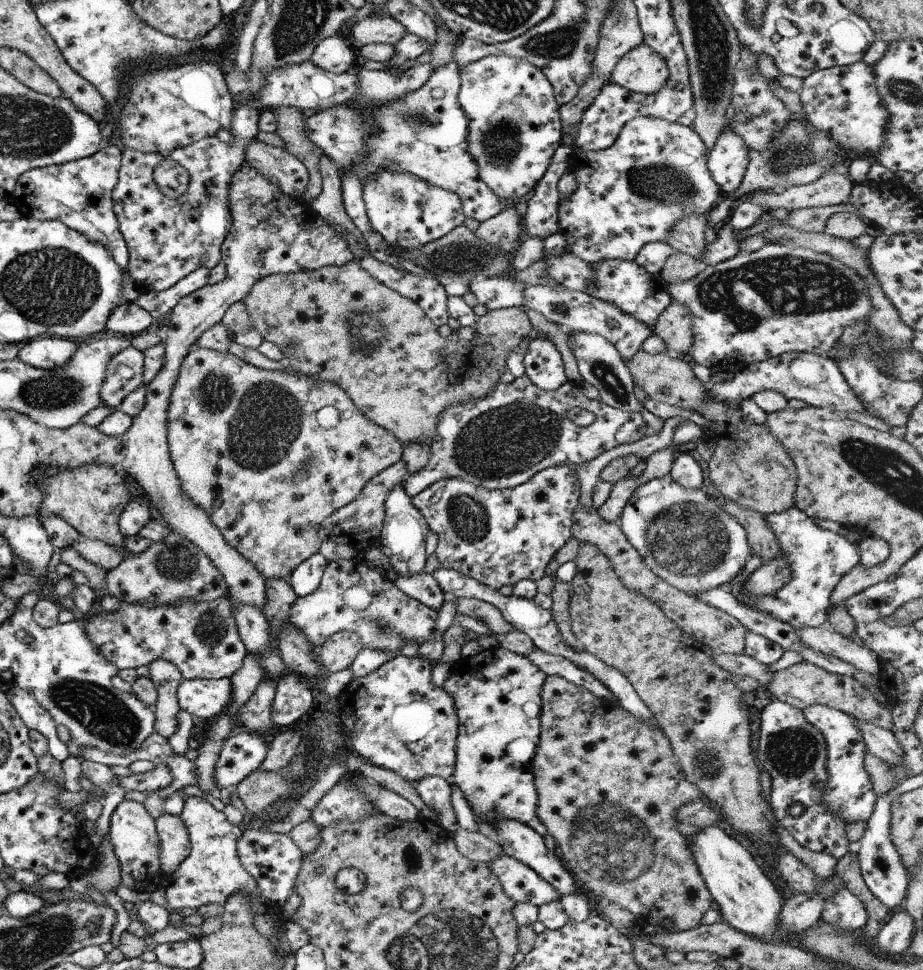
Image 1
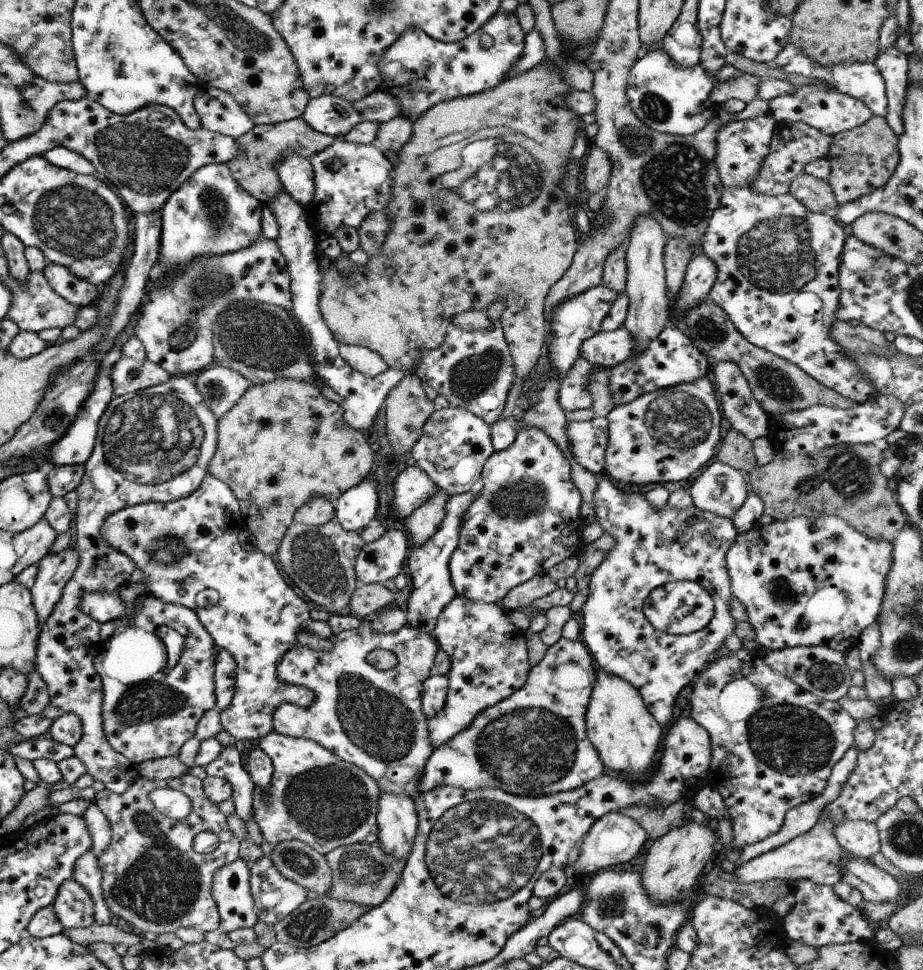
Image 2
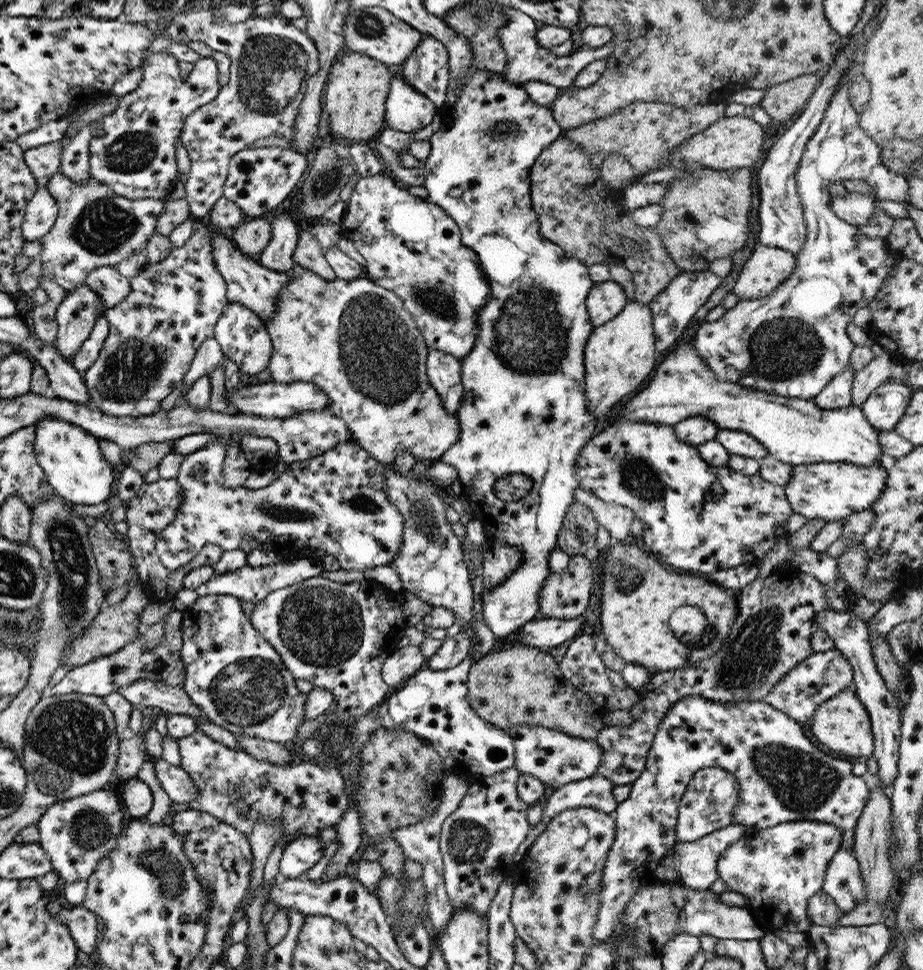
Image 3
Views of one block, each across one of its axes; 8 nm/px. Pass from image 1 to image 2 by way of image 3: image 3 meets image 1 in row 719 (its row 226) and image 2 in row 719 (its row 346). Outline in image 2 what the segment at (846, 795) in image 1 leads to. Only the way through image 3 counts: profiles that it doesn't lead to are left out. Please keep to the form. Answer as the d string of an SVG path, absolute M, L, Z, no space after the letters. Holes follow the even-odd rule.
M742 647L738 651L729 652L722 650L718 652L715 661L709 662L704 666L703 671L695 678L692 684L691 717L701 726L704 727L711 738L711 763L710 772L707 776L707 784L715 788L719 795L724 799L725 805L730 815L732 832L735 837L734 848L744 848L749 844L757 843L764 840L767 836L776 836L782 826L783 820L788 810L799 804L808 802L823 793L826 788L826 782L834 764L838 762L850 747L854 745L854 727L856 721L848 714L838 701L826 701L818 698L815 694L801 689L795 682L792 682L784 673L772 670L763 660L764 654L761 650L747 651Z

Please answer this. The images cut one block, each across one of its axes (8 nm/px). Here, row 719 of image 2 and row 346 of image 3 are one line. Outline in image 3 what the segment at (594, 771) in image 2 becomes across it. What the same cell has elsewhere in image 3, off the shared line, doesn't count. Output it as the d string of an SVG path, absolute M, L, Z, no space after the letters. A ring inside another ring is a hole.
M477 70L473 76L465 76L463 78L463 88L459 90L458 101L456 106L448 107L448 109L441 109L443 116L442 125L438 131L430 138L431 152L423 164L425 172L424 188L428 190L428 200L437 204L444 212L448 212L448 216L454 219L461 232L461 239L464 246L472 249L480 261L480 268L484 271L488 283L490 283L490 296L492 298L482 311L478 312L478 323L480 323L480 332L476 338L476 344L472 348L472 352L468 356L464 356L461 360L462 384L464 386L464 393L462 393L462 403L458 408L458 422L460 426L460 433L458 433L458 441L450 445L444 454L438 460L444 464L454 466L458 471L459 480L461 482L462 493L470 503L470 508L473 512L472 517L478 520L485 526L484 531L487 537L487 542L499 543L503 542L506 545L514 545L523 553L524 563L518 568L508 580L504 580L500 586L496 586L492 592L483 592L481 596L483 616L486 625L494 637L497 639L506 638L515 631L523 628L534 616L538 614L540 608L540 589L546 583L546 577L550 574L549 557L550 552L556 547L557 537L562 529L566 510L570 504L575 501L576 490L581 489L580 479L576 475L576 460L580 458L580 450L591 439L593 434L597 431L596 422L592 418L592 414L586 410L586 370L584 364L584 351L587 343L587 338L590 338L592 330L595 326L590 320L590 315L586 308L586 300L593 288L593 280L590 278L588 268L582 264L577 258L571 257L567 252L560 248L554 241L549 241L542 236L540 232L540 223L537 218L536 211L532 208L530 196L530 169L548 148L553 144L555 139L558 139L563 134L560 125L554 120L551 107L549 105L536 104L532 98L523 90L520 85L511 84L508 80L503 78L500 73L485 72L485 70ZM504 120L514 122L516 129L508 129L508 131L494 131L496 124L502 124ZM510 474L524 474L532 480L532 488L525 494L523 498L515 502L502 502L500 498L494 496L494 484L496 480L510 476Z

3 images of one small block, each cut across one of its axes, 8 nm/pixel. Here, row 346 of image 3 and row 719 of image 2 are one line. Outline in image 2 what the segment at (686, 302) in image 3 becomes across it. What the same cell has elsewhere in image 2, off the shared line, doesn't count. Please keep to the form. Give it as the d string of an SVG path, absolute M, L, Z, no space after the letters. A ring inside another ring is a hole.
M600 475L594 497L597 521L604 533L615 538L615 547L607 558L597 566L591 576L586 602L579 613L581 640L593 656L596 667L627 680L643 698L646 708L663 728L675 718L672 713L676 696L682 688L692 686L704 666L715 661L718 652L724 649L724 639L733 634L736 620L730 615L729 604L733 592L726 555L739 532L732 519L703 511L695 505L687 510L676 511L668 504L660 510L653 508L641 494L627 494L618 488L608 476ZM672 581L694 581L713 596L714 613L702 629L687 635L670 635L654 628L643 613L643 606L652 589Z

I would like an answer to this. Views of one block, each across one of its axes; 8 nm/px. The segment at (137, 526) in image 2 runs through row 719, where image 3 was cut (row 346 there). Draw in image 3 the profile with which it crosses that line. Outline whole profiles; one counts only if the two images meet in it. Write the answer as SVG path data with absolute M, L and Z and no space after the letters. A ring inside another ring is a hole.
M236 302L228 303L228 306L222 311L214 330L214 338L218 341L224 356L232 359L239 370L255 379L257 374L268 368L273 353L272 340L267 327L252 309Z

